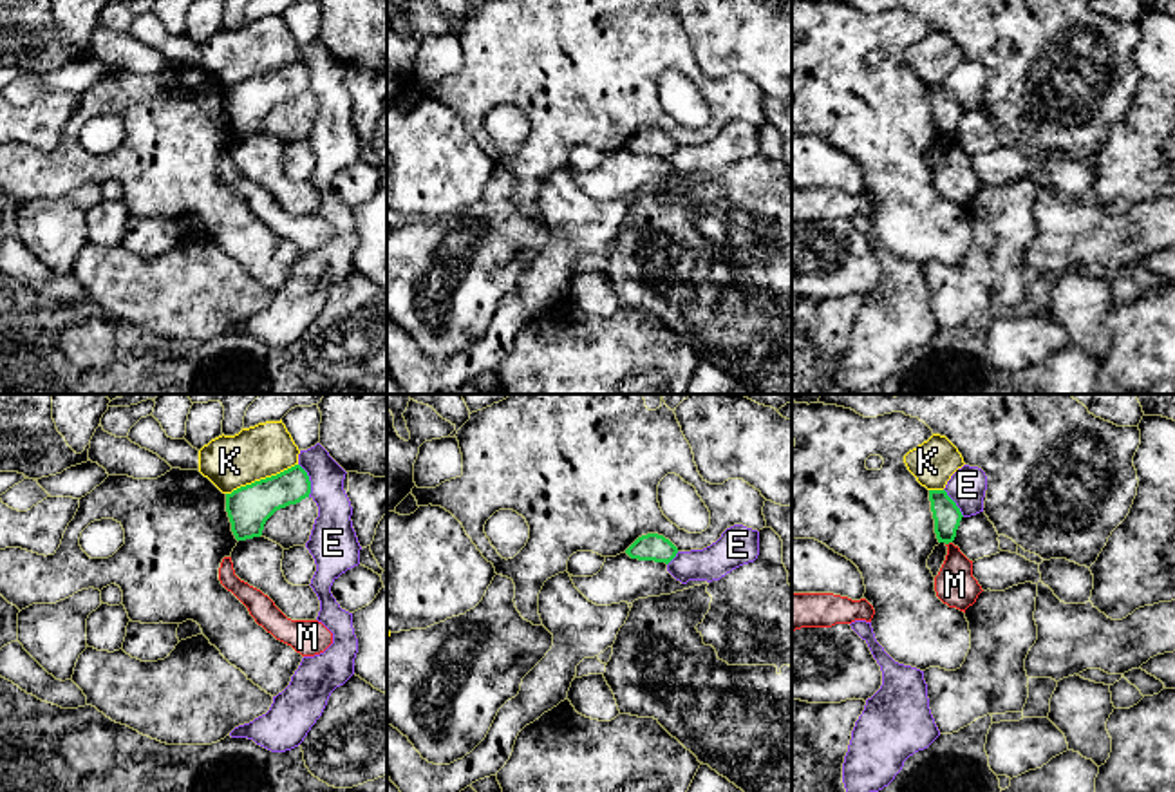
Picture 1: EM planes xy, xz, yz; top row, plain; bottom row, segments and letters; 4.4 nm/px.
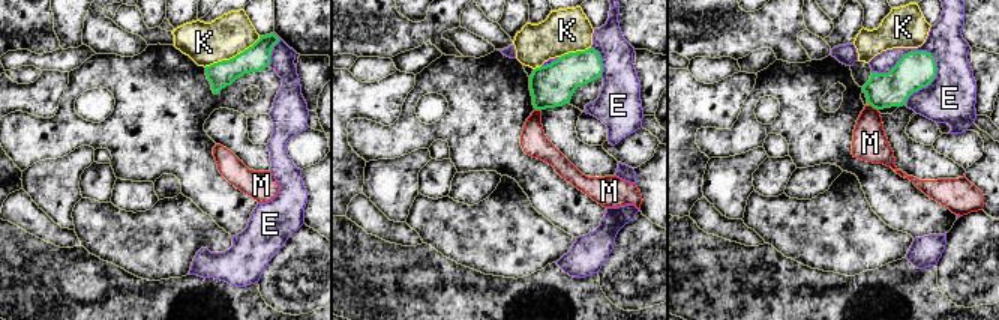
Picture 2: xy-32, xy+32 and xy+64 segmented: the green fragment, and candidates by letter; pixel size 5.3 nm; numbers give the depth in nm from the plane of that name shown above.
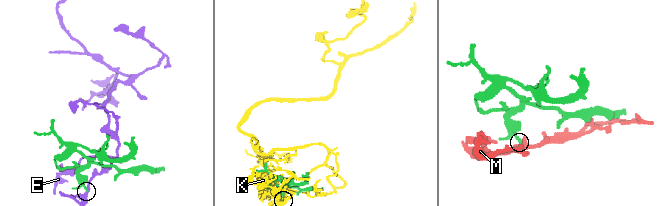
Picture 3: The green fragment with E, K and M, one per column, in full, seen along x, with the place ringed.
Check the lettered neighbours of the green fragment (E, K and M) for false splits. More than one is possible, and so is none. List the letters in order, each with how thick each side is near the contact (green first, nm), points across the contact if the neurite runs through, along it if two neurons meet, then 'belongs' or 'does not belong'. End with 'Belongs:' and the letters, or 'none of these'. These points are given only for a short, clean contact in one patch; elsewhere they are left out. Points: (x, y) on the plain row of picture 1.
E: 170 nm thick on the green side, 180 nm on the other; does not belong
K: 190 nm thick on the green side, 240 nm on the other; does not belong
M: 120 nm thick on the green side, 180 nm on the other; border along yz (951, 136), (946, 140); does not belong
Belongs: none of these

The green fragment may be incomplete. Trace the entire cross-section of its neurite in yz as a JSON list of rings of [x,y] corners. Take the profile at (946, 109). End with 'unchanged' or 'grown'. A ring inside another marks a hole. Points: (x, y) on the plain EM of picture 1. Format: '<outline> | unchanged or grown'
[[[929,85],[935,128],[938,137],[953,137],[962,116],[962,107],[945,85]]] | unchanged

